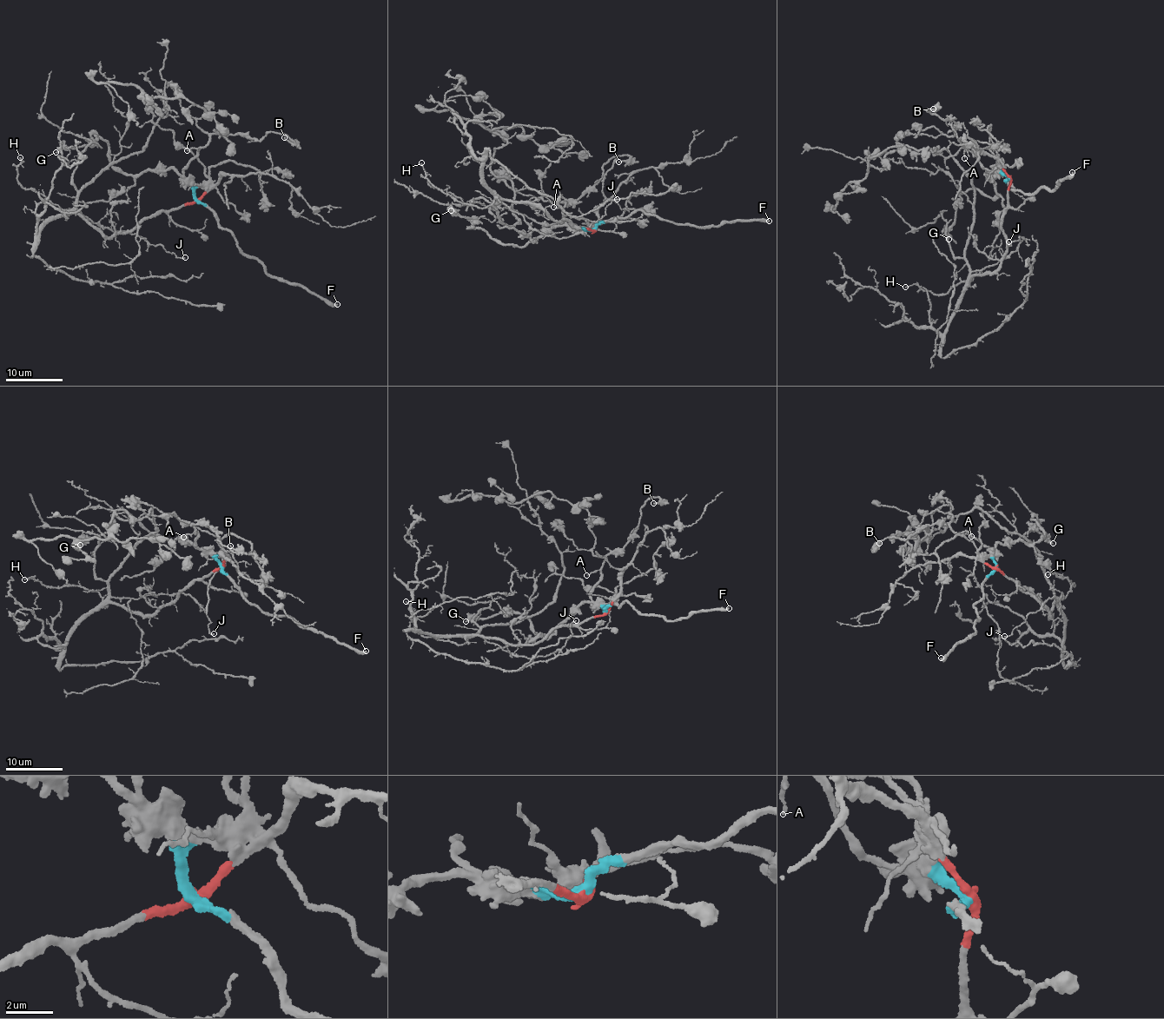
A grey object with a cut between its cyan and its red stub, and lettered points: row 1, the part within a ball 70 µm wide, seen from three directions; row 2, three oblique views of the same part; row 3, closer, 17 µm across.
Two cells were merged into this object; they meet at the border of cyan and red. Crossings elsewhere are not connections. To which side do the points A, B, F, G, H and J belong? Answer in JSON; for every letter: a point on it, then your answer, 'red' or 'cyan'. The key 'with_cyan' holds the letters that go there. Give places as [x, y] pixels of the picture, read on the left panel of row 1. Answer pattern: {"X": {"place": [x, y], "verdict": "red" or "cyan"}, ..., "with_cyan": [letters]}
{"A": {"place": [187, 150], "verdict": "cyan"}, "B": {"place": [284, 137], "verdict": "cyan"}, "F": {"place": [337, 304], "verdict": "cyan"}, "G": {"place": [56, 152], "verdict": "cyan"}, "H": {"place": [20, 157], "verdict": "red"}, "J": {"place": [185, 257], "verdict": "red"}, "with_cyan": ["A", "B", "F", "G"]}

